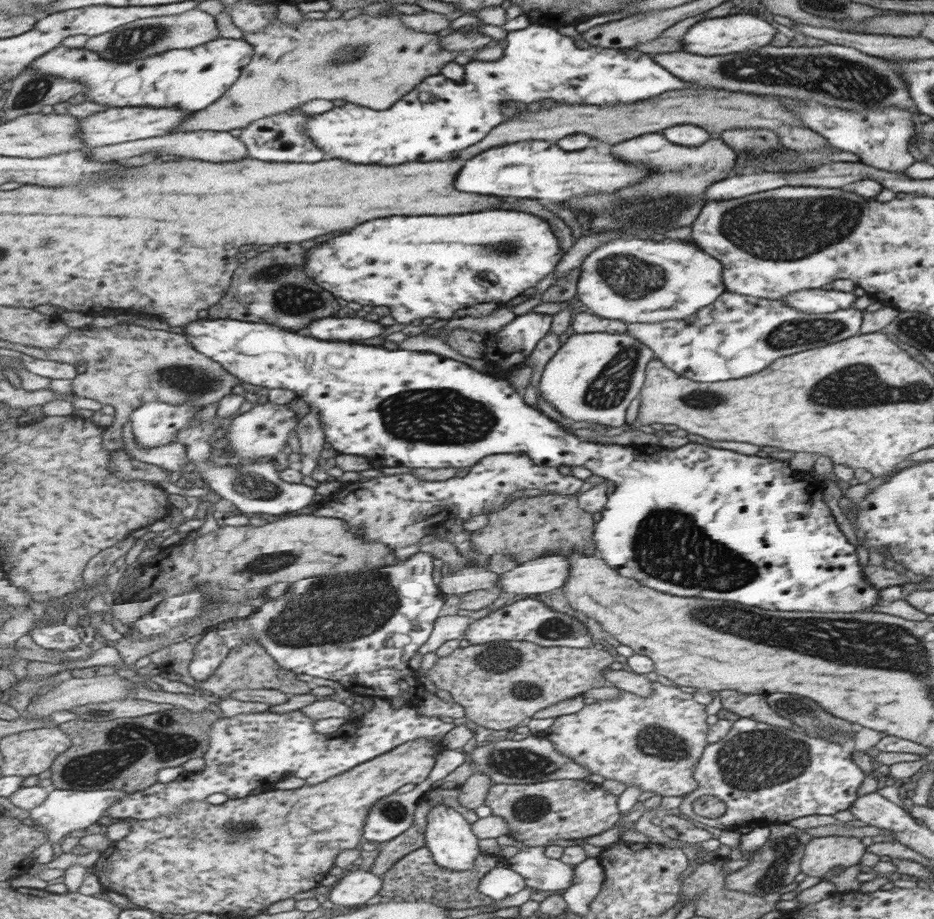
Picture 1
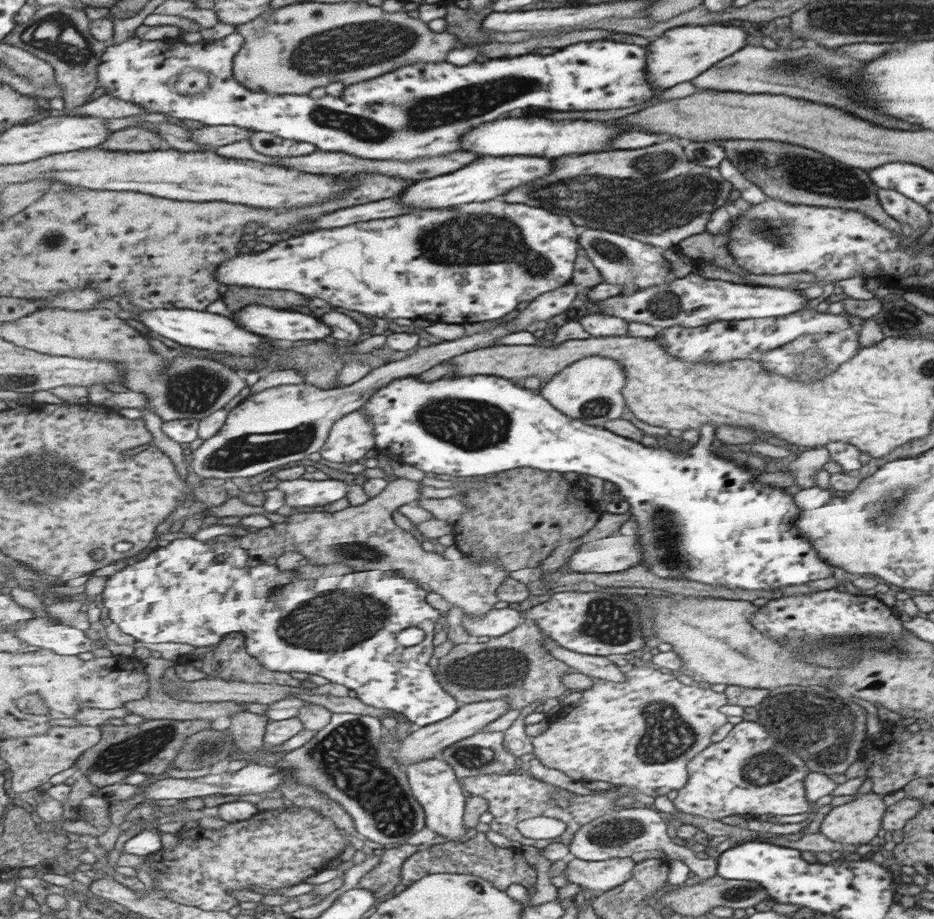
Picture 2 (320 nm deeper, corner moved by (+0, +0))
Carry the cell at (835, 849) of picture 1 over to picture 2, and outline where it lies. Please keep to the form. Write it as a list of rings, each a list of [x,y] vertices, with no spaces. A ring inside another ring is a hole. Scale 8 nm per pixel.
[[[872,791],[855,793],[846,802],[833,807],[821,820],[819,834],[829,841],[860,845],[868,843],[883,822],[885,804]]]

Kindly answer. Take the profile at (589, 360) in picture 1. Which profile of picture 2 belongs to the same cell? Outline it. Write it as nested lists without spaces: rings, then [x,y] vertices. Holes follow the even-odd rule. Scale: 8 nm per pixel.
[[[597,355],[581,358],[572,362],[565,369],[542,383],[539,392],[552,403],[561,414],[581,420],[589,426],[599,426],[604,422],[619,419],[621,410],[625,406],[623,386],[625,384],[624,371],[611,358]]]

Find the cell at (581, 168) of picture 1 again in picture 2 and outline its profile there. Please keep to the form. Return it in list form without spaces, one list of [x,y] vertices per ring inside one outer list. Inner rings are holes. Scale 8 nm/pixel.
[[[483,156],[473,166],[465,166],[453,174],[443,174],[439,178],[429,178],[429,180],[419,180],[417,184],[411,186],[411,190],[405,190],[403,196],[399,196],[399,202],[407,206],[417,206],[417,208],[449,208],[449,206],[459,206],[459,204],[469,204],[469,202],[483,202],[491,200],[499,194],[505,194],[509,188],[515,188],[519,184],[531,182],[535,178],[541,178],[549,172],[551,164],[547,158],[535,158],[535,156],[513,156],[513,158],[489,158]]]

